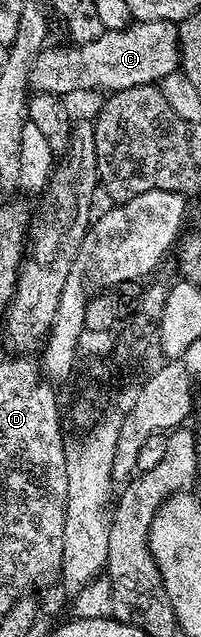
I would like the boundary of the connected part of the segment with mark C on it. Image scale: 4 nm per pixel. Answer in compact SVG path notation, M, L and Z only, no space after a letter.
M135 20L123 29L102 32L96 40L76 43L75 48L44 46L30 65L27 83L35 92L70 97L70 92L100 88L103 94L120 92L138 84L159 84L180 67L179 34L169 20Z

